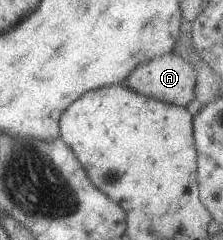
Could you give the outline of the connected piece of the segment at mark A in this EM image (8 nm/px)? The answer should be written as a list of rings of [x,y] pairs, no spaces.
[[[173,51],[136,66],[134,74],[126,76],[126,80],[120,82],[120,84],[134,90],[134,92],[138,92],[138,94],[148,96],[148,98],[154,98],[170,105],[185,107],[195,99],[196,72],[194,72],[192,64],[178,57]]]

